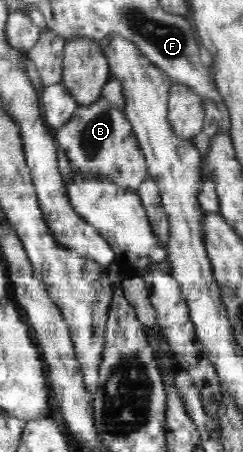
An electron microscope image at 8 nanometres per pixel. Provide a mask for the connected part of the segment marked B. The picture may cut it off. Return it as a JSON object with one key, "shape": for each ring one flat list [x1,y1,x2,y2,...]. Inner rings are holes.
{"shape":[[103,96,90,107,78,107,68,123,53,132,57,146,64,149,71,167,80,170,86,178,104,178,137,191,140,183,149,177,144,152,125,111,117,110]]}

